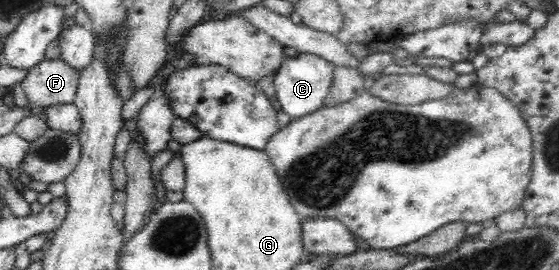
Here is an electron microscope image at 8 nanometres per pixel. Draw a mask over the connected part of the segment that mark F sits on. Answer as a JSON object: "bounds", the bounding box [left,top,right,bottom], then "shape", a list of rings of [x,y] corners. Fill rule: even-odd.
{"bounds":[21,59,80,109],"shape":[[[46,59],[25,74],[21,80],[21,86],[28,98],[28,102],[34,106],[46,109],[56,104],[74,103],[80,73],[72,65],[68,65],[62,59]]]}

